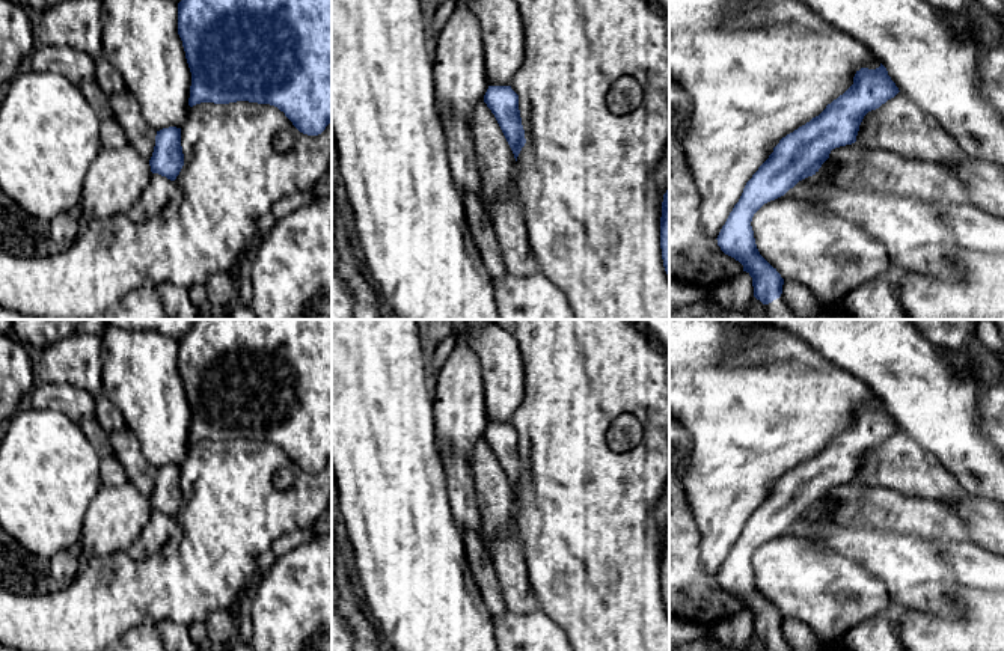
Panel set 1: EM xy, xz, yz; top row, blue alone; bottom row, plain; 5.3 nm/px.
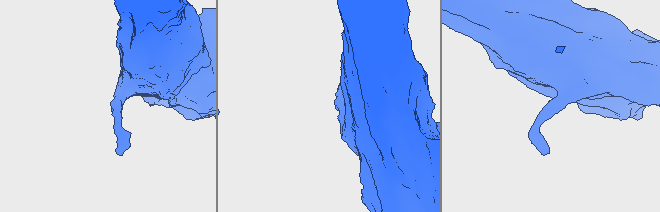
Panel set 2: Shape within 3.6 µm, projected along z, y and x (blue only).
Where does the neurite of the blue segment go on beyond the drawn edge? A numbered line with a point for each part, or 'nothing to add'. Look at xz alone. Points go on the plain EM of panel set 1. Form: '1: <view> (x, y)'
nothing to add

